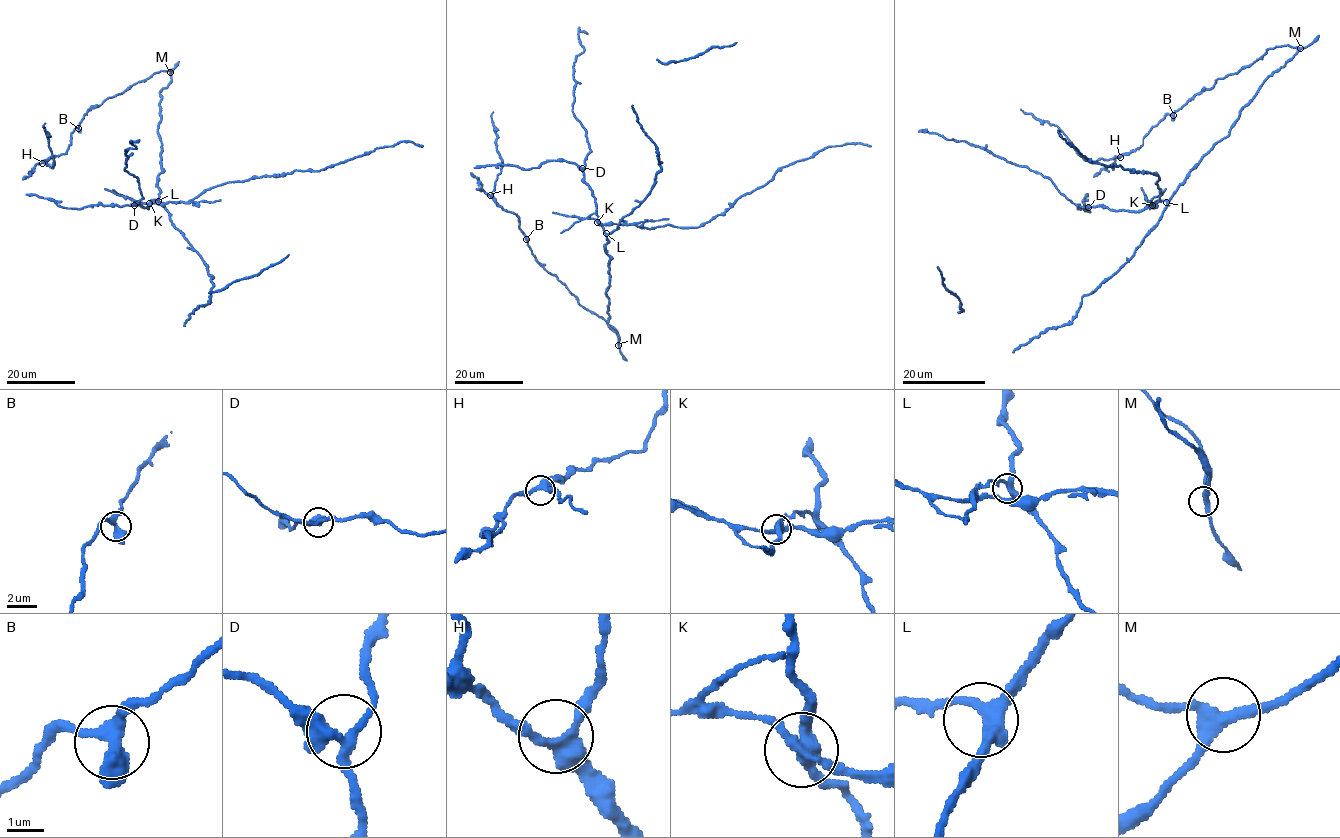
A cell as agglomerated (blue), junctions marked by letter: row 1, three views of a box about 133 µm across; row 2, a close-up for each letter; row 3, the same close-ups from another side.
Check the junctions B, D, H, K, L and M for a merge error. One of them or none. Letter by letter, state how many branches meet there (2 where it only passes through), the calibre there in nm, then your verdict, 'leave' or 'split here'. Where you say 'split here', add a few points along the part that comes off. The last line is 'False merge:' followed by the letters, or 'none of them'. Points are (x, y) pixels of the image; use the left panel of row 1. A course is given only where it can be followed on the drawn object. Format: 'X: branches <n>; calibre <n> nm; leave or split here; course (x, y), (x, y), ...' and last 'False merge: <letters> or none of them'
B: branches 3; calibre 360 nm; leave
D: branches 3; calibre 320 nm; leave
H: branches 3; calibre 320 nm; leave
K: branches 4; calibre 380 nm; split here; course (149, 203), (187, 201), (231, 182), (325, 169), (402, 141), (422, 146)
L: branches 3; calibre 360 nm; leave
M: branches 3; calibre 320 nm; leave
False merge: K

